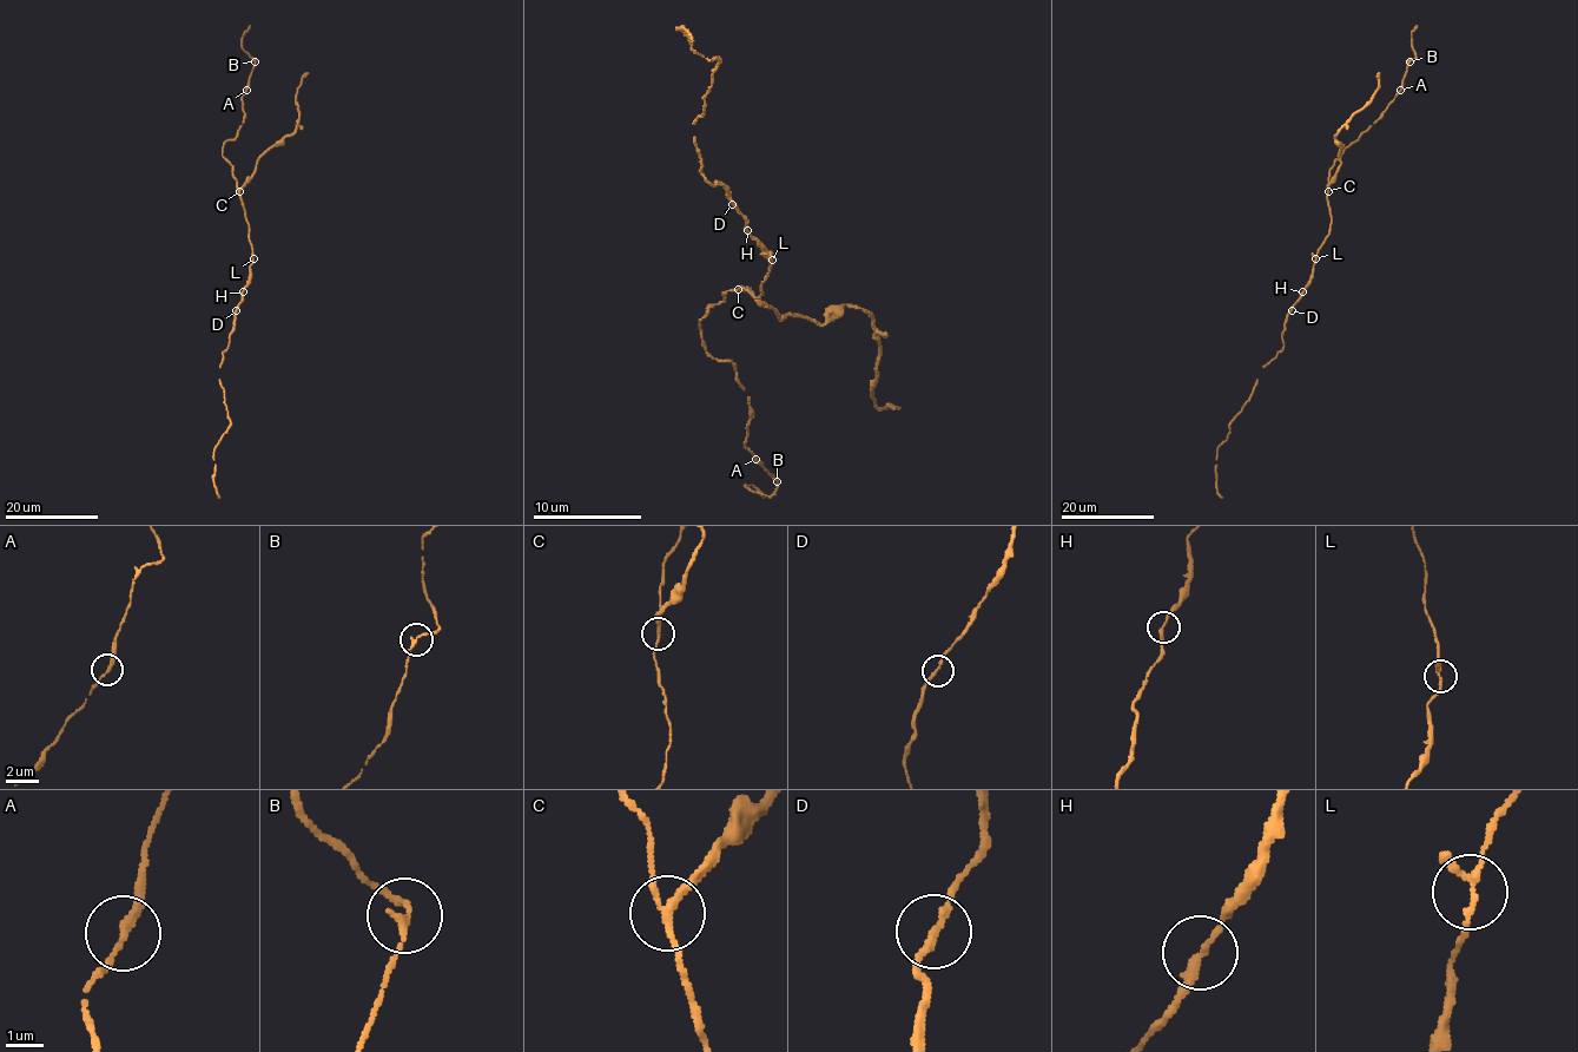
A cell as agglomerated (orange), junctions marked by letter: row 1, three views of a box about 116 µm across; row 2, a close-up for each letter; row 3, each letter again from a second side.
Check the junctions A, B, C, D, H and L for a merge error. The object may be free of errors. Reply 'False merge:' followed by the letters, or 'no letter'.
False merge: C

